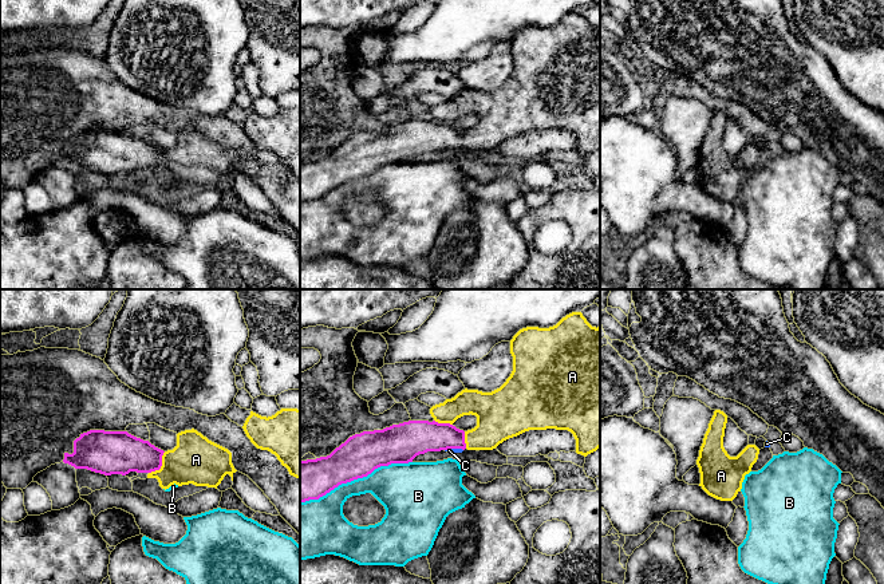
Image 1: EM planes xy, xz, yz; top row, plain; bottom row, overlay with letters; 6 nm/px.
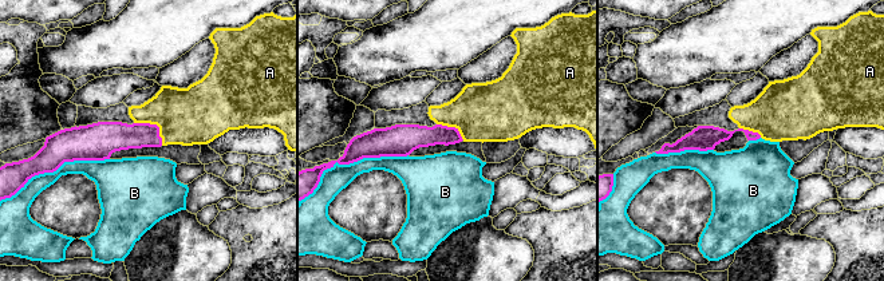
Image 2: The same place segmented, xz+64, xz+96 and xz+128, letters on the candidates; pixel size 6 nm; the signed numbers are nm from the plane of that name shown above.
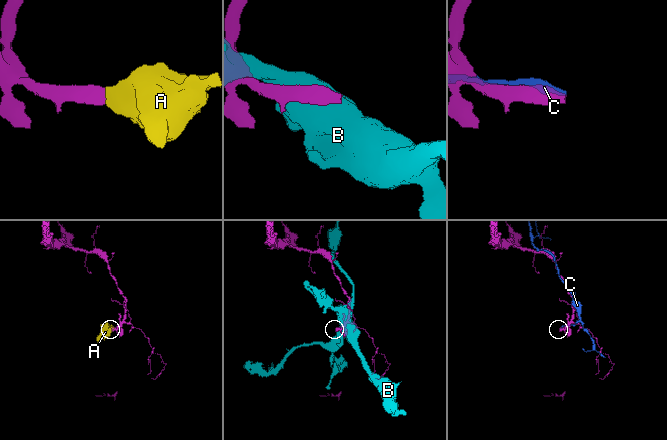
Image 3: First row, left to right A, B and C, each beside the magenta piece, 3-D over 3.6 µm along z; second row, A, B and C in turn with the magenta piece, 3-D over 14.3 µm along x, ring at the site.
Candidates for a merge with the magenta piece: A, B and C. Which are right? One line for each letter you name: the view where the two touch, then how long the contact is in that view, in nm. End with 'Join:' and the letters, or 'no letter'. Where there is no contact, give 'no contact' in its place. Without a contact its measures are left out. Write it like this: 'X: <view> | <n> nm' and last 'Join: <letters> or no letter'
A: xy | 170 nm
Join: A

